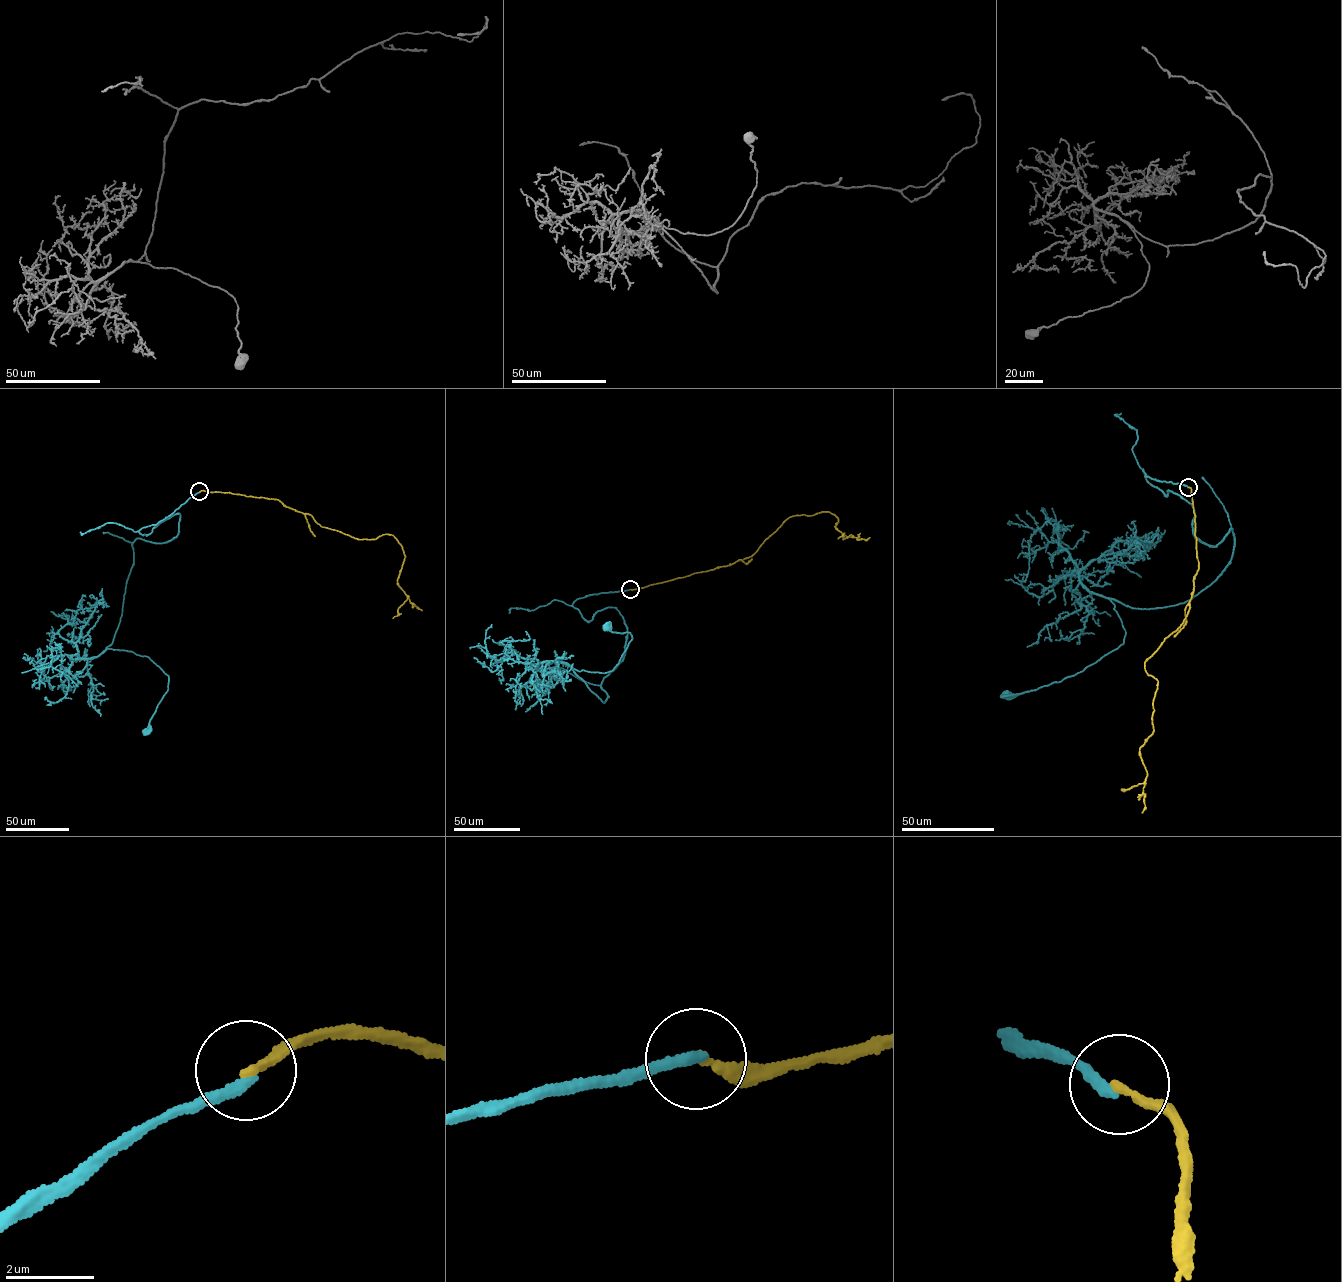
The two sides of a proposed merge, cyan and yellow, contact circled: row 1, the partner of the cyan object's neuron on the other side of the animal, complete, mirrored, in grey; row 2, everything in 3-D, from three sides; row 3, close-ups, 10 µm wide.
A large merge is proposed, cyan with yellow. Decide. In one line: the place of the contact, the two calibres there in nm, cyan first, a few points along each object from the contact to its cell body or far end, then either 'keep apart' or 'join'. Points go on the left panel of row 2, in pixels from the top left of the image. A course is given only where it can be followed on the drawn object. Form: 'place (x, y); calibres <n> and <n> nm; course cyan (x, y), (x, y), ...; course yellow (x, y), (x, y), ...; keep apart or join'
place (199, 491); calibres 260 and 200 nm; course cyan (199, 492), (139, 530), (180, 515), (173, 539), (133, 542), (106, 649), (148, 657), (169, 677), (145, 732); course yellow (199, 491), (278, 499), (322, 526), (359, 539), (392, 534), (405, 556), (397, 584), (408, 597), (392, 618); join

